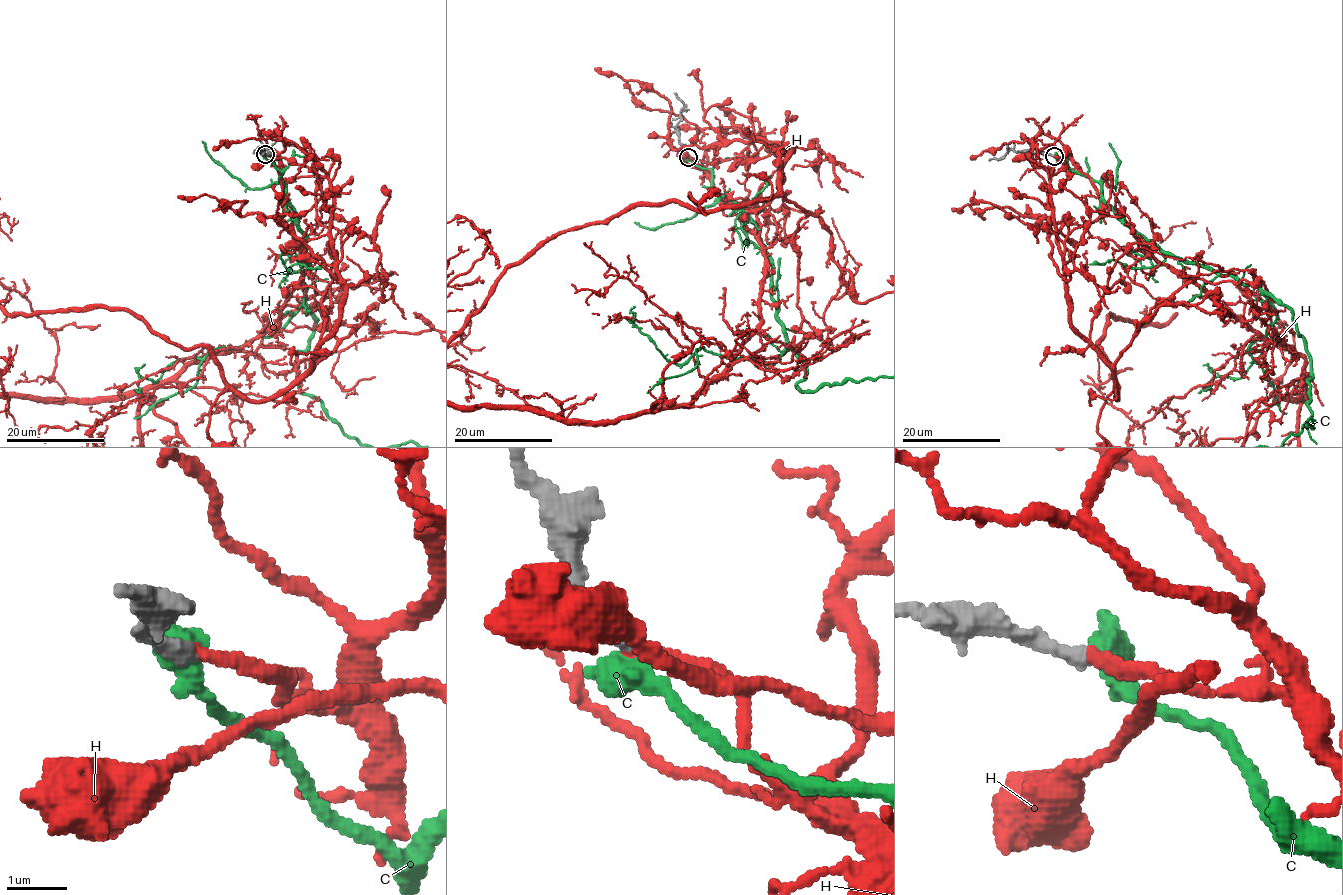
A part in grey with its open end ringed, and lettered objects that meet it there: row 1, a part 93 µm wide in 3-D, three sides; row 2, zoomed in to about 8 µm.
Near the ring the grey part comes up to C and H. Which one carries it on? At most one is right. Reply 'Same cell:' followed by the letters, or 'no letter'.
Same cell: H

